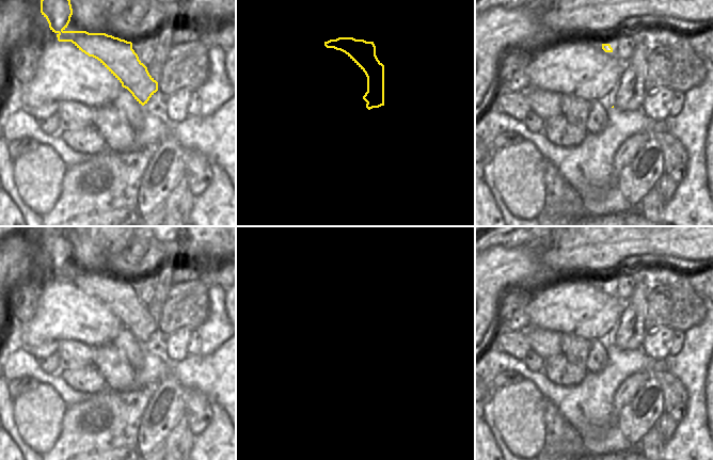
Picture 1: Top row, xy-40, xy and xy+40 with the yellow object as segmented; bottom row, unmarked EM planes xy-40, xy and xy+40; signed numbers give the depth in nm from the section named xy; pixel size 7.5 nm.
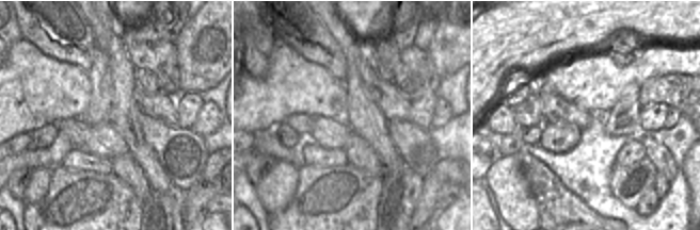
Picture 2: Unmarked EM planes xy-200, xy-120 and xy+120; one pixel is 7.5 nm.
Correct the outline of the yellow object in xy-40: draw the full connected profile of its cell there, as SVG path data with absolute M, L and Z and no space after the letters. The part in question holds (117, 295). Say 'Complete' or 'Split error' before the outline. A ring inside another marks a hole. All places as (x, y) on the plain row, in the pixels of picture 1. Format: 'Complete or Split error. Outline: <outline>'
Complete. Outline: M27 226L42 234L41 252L59 281L72 281L79 289L97 298L134 338L144 345L158 330L158 321L139 299L132 282L106 272L66 270L73 248L63 226Z

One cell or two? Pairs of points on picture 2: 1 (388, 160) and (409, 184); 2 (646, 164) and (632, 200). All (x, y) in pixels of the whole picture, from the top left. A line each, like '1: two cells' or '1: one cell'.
1: two cells
2: one cell

